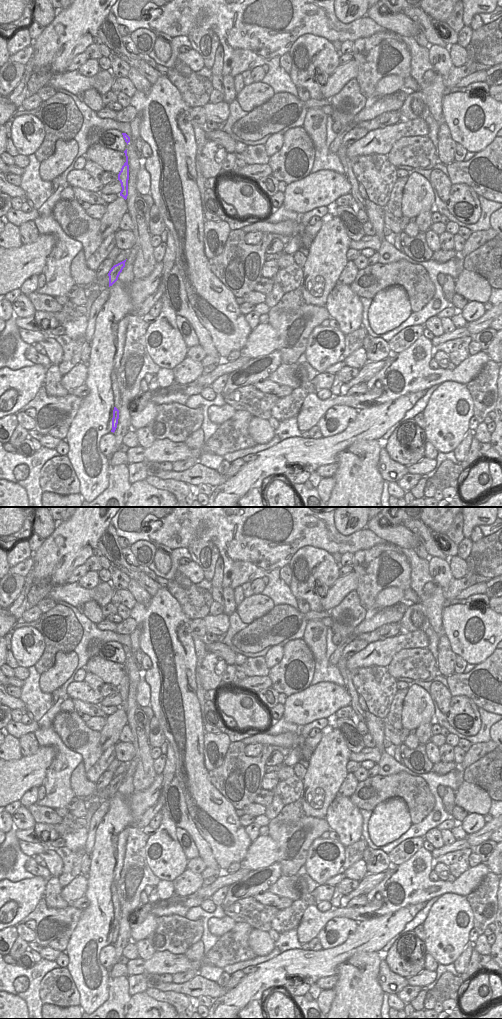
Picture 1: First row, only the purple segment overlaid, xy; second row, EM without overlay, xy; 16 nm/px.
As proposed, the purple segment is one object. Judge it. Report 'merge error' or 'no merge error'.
merge error

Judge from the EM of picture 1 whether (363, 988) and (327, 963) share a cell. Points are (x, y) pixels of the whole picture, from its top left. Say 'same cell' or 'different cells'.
different cells

